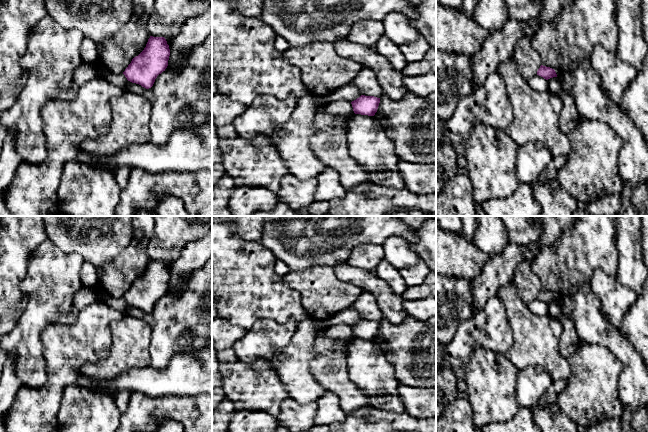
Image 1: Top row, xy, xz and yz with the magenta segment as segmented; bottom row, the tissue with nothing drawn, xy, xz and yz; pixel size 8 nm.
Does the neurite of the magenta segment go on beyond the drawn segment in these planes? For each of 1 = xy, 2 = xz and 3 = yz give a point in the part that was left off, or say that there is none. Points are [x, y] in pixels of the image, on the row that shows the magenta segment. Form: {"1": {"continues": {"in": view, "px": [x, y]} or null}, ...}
{"1": {"continues": null}, "2": {"continues": null}, "3": {"continues": null}}

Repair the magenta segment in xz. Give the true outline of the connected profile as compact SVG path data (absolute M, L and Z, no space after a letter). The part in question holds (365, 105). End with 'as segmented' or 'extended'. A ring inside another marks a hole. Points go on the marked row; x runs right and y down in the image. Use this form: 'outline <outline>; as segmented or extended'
outline M361 95L359 98L351 102L355 114L368 115L368 116L375 115L379 103L380 98L365 95Z; as segmented

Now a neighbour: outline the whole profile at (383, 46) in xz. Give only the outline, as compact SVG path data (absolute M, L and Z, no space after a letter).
M385 36L379 38L374 49L377 53L386 57L396 71L401 72L407 65L405 56L401 53L399 47Z

